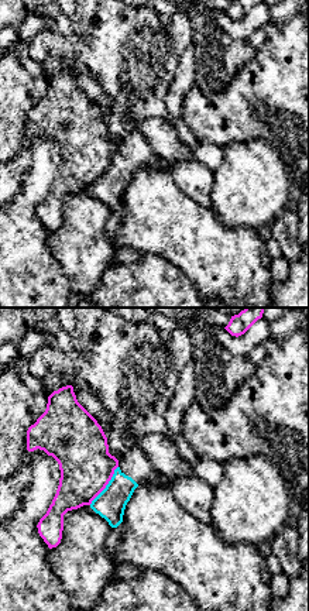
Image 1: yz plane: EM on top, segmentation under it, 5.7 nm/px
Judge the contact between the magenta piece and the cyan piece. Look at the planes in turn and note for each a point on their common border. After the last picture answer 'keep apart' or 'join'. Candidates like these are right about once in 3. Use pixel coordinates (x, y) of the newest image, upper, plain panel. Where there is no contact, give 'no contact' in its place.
contact (106, 168)

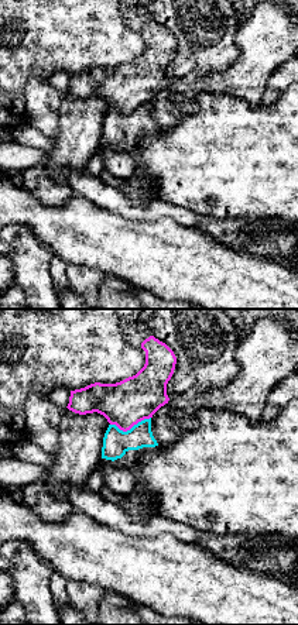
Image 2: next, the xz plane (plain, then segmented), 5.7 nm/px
contact (130, 112)

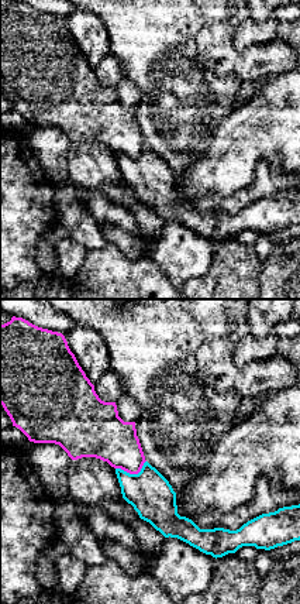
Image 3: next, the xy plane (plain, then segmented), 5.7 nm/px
contact (133, 157)

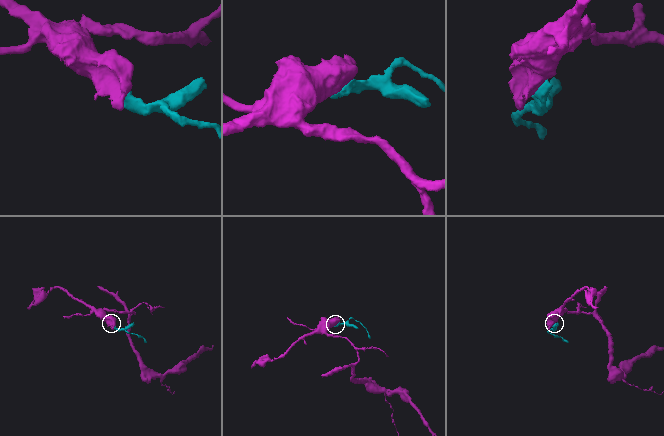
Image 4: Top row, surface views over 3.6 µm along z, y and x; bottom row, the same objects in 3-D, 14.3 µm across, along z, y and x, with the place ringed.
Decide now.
keep apart

